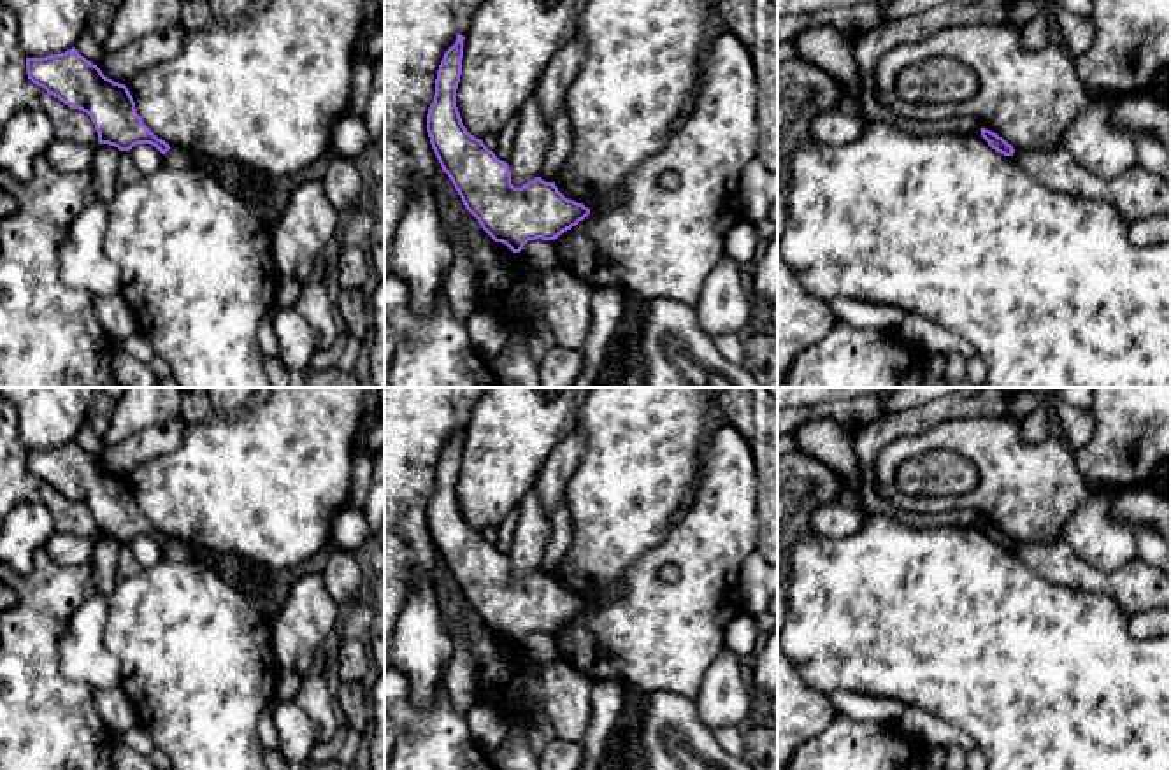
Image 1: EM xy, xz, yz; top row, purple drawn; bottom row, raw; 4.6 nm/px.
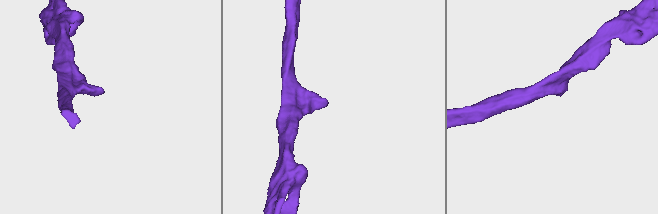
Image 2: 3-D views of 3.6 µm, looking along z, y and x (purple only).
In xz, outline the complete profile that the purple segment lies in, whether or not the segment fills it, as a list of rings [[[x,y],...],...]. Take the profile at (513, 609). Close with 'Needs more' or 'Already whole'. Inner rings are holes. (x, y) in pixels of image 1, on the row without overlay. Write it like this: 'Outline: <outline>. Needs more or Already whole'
Outline: [[[463,428],[444,446],[437,463],[435,488],[427,507],[427,524],[432,542],[458,584],[465,602],[478,612],[481,621],[495,633],[506,637],[513,645],[520,645],[528,633],[555,633],[564,624],[588,610],[590,602],[565,591],[555,575],[535,570],[514,581],[511,577],[509,558],[495,549],[481,531],[467,524],[456,500],[456,482],[462,468]]]. Already whole

